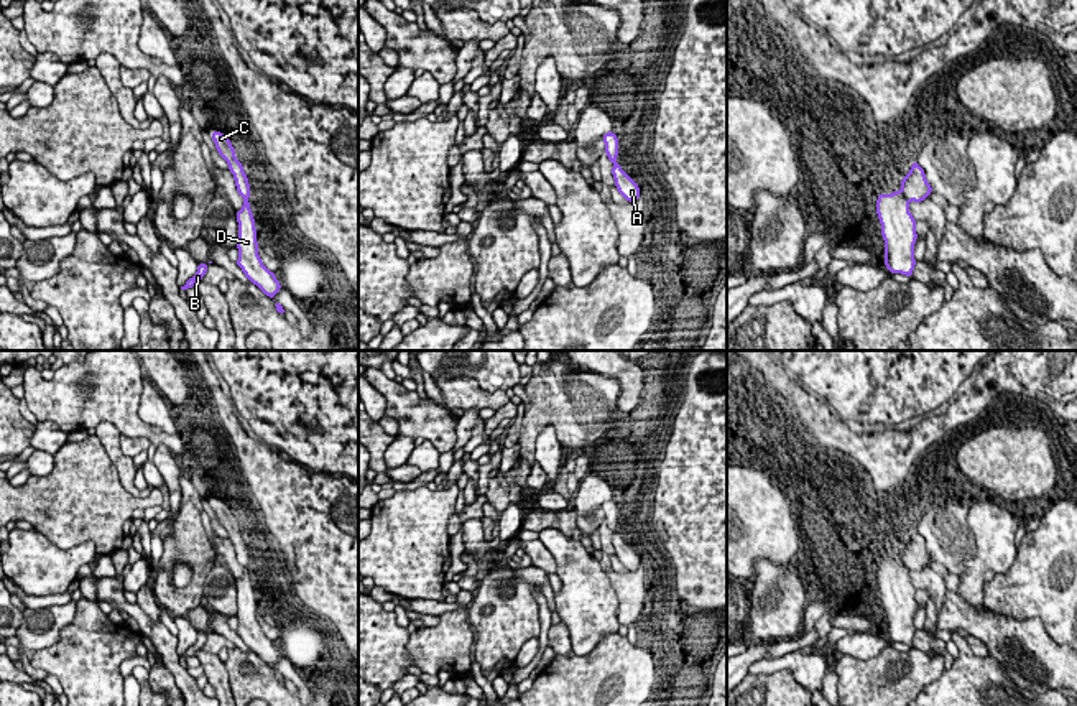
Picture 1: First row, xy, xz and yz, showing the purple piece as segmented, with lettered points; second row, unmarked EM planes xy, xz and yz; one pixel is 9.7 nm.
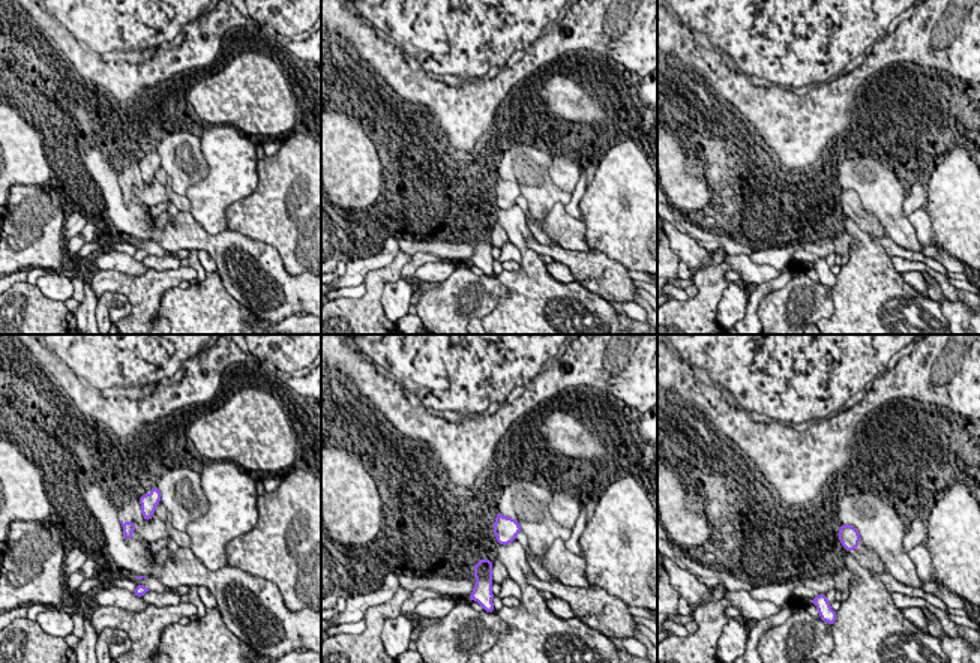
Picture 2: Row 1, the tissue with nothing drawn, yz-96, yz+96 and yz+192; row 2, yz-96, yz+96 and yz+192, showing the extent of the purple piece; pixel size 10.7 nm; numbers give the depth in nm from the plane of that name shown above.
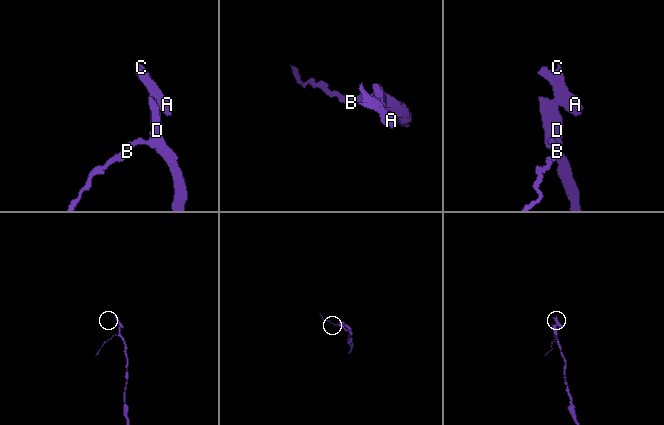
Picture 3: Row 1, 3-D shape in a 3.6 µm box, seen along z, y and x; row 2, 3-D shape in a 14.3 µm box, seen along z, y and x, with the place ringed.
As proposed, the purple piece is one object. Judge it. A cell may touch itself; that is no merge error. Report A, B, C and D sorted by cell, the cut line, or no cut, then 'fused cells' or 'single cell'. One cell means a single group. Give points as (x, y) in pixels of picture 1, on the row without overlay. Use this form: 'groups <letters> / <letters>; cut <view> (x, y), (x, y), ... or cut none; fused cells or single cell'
groups A C / B D; cut yz (901, 558), (908, 570); fused cells

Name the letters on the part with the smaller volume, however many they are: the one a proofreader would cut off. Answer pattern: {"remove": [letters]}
{"remove": ["A", "C"]}

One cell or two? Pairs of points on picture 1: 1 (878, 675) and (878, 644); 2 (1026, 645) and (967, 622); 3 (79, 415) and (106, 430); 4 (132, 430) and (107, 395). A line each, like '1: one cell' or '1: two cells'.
1: two cells
2: one cell
3: two cells
4: one cell

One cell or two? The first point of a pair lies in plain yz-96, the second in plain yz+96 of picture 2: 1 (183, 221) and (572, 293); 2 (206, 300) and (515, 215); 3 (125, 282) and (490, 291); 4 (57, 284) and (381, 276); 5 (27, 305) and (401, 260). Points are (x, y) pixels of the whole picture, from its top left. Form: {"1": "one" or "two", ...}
{"1": "two", "2": "one", "3": "one", "4": "two", "5": "one"}

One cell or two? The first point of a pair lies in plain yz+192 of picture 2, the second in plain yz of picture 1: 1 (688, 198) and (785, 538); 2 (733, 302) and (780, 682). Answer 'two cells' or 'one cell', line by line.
1: one cell
2: two cells

